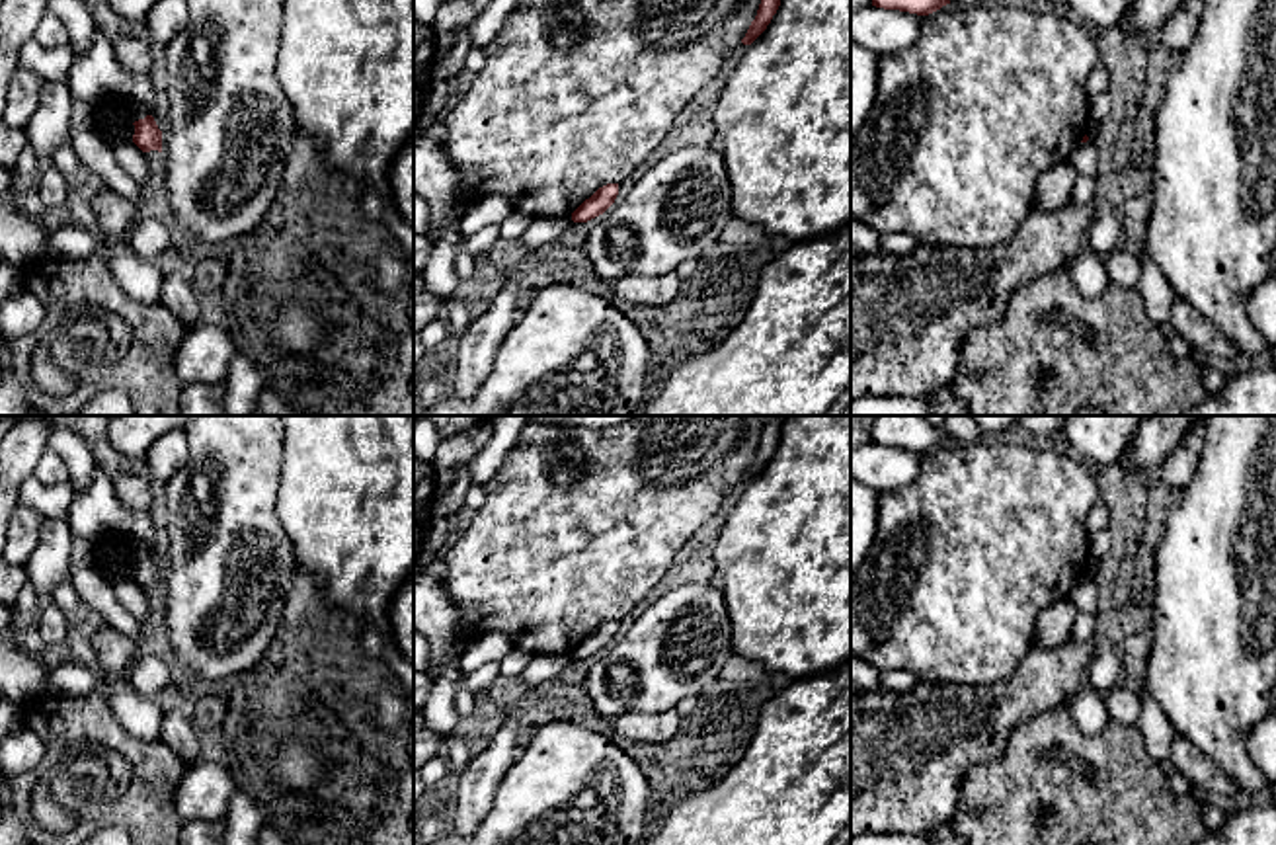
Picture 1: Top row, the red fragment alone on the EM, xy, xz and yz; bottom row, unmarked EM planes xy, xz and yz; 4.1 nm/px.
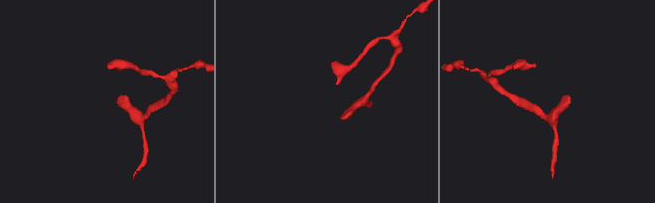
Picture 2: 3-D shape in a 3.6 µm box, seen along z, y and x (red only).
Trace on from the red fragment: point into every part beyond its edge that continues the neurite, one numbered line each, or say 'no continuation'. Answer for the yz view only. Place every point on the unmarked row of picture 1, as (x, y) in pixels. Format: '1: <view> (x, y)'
no continuation

